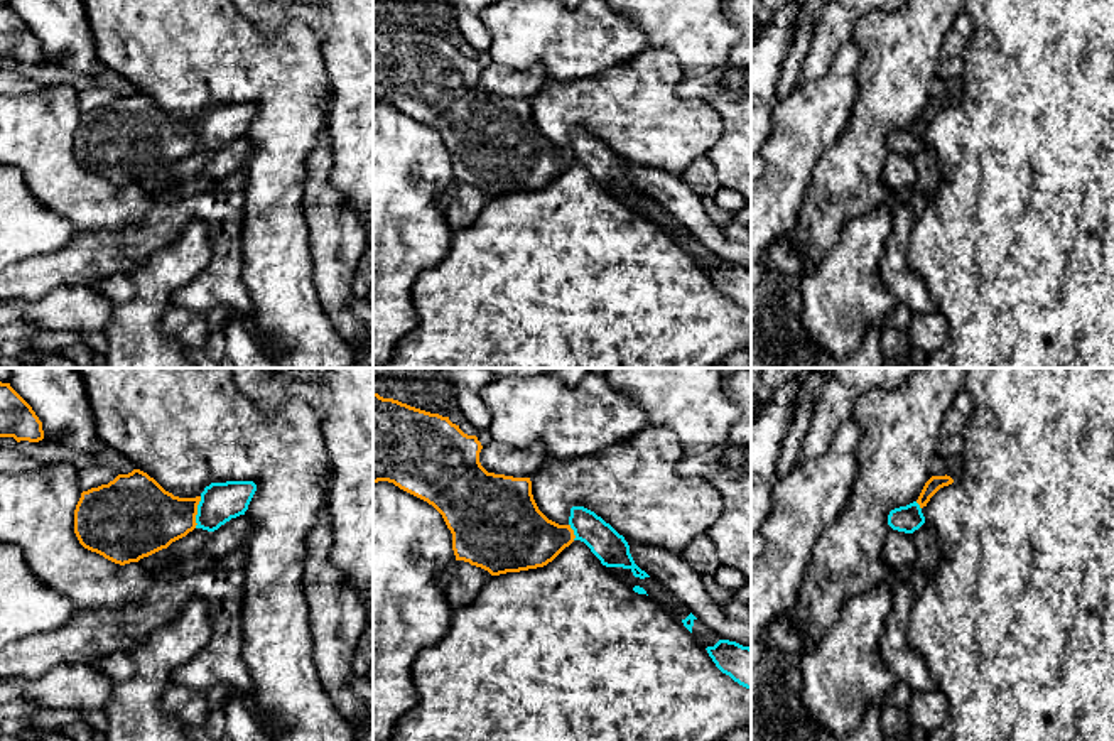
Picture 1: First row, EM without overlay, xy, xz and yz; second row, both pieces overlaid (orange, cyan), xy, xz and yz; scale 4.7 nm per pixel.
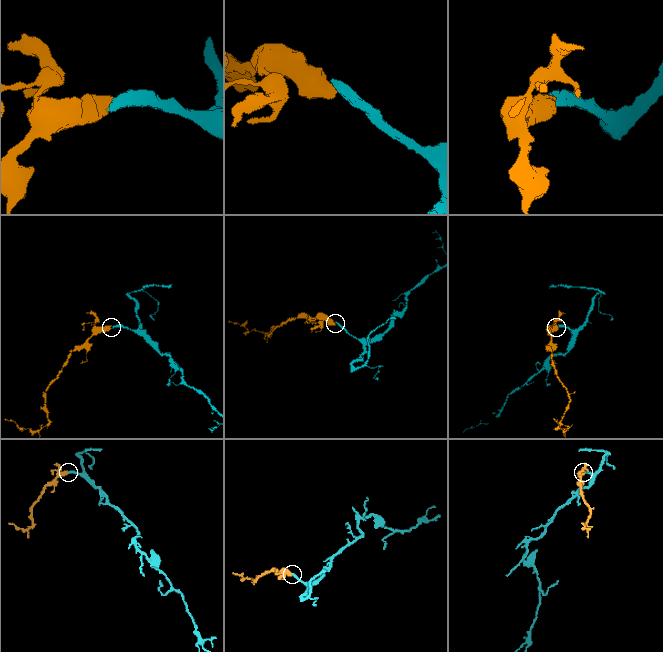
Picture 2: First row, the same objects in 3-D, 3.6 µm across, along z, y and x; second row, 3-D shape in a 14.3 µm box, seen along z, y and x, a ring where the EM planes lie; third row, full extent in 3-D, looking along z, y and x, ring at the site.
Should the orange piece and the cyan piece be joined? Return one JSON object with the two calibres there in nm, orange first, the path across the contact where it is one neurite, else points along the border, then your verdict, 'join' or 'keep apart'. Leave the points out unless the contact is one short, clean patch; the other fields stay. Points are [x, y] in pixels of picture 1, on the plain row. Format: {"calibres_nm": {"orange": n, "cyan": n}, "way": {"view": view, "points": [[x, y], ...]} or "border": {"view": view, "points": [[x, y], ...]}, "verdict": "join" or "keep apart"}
{"calibres_nm": {"orange": 320, "cyan": 190}, "way": {"view": "xy", "points": [[144, 139], [178, 139], [196, 134], [208, 134], [220, 124]]}, "verdict": "join"}

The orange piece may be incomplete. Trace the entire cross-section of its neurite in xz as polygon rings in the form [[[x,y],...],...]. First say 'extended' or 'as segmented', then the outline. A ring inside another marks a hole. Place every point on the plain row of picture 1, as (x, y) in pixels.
extended | [[[373,14],[373,105],[388,103],[400,111],[427,123],[444,140],[452,155],[456,182],[488,192],[491,197],[543,189],[574,162],[584,164],[606,189],[630,191],[635,199],[650,199],[641,192],[630,167],[609,145],[584,128],[572,128],[567,147],[549,142],[537,128],[530,100],[488,95],[479,84],[483,68],[476,57],[464,56],[449,39],[430,35]]]

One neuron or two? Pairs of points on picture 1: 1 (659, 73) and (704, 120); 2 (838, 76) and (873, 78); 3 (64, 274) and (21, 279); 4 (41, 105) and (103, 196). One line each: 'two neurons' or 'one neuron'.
1: one neuron
2: two neurons
3: one neuron
4: one neuron

